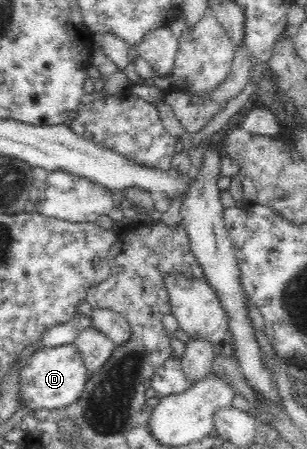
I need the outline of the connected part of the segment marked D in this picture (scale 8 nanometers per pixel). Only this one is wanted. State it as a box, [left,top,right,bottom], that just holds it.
[20,344,91,412]

